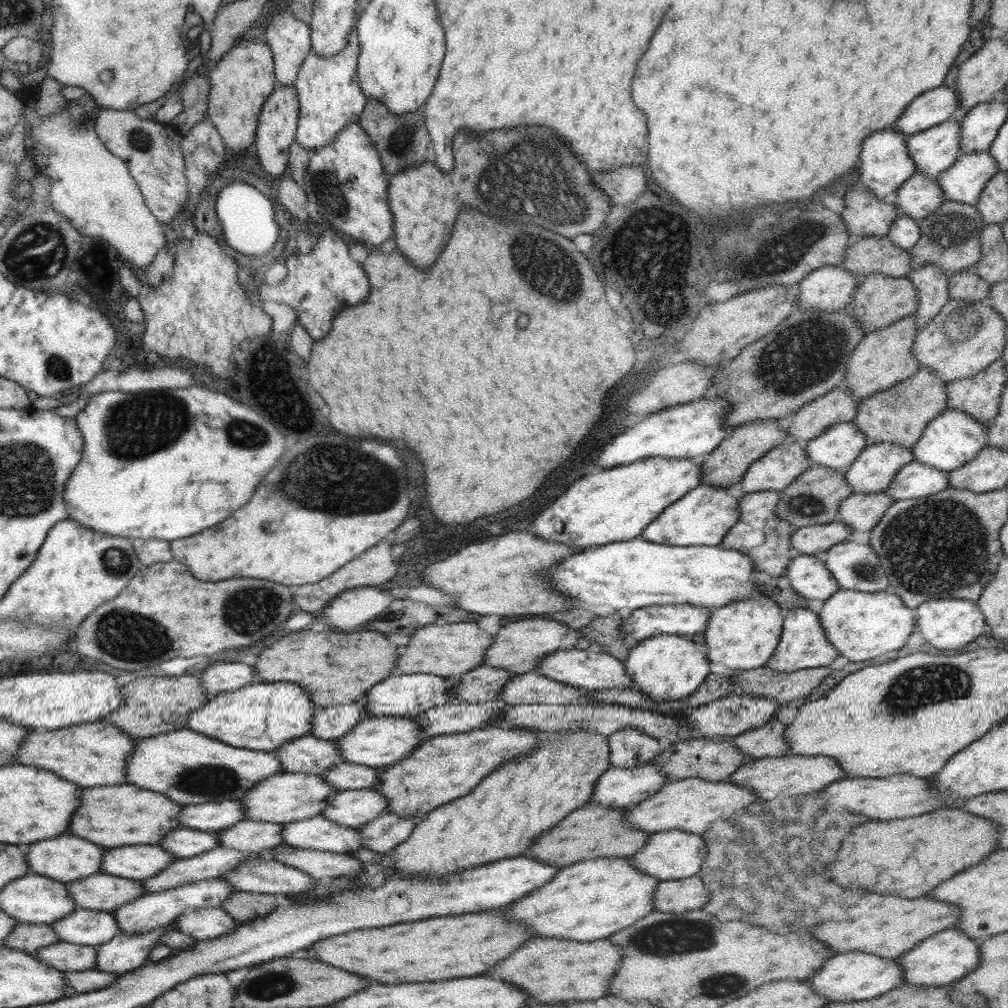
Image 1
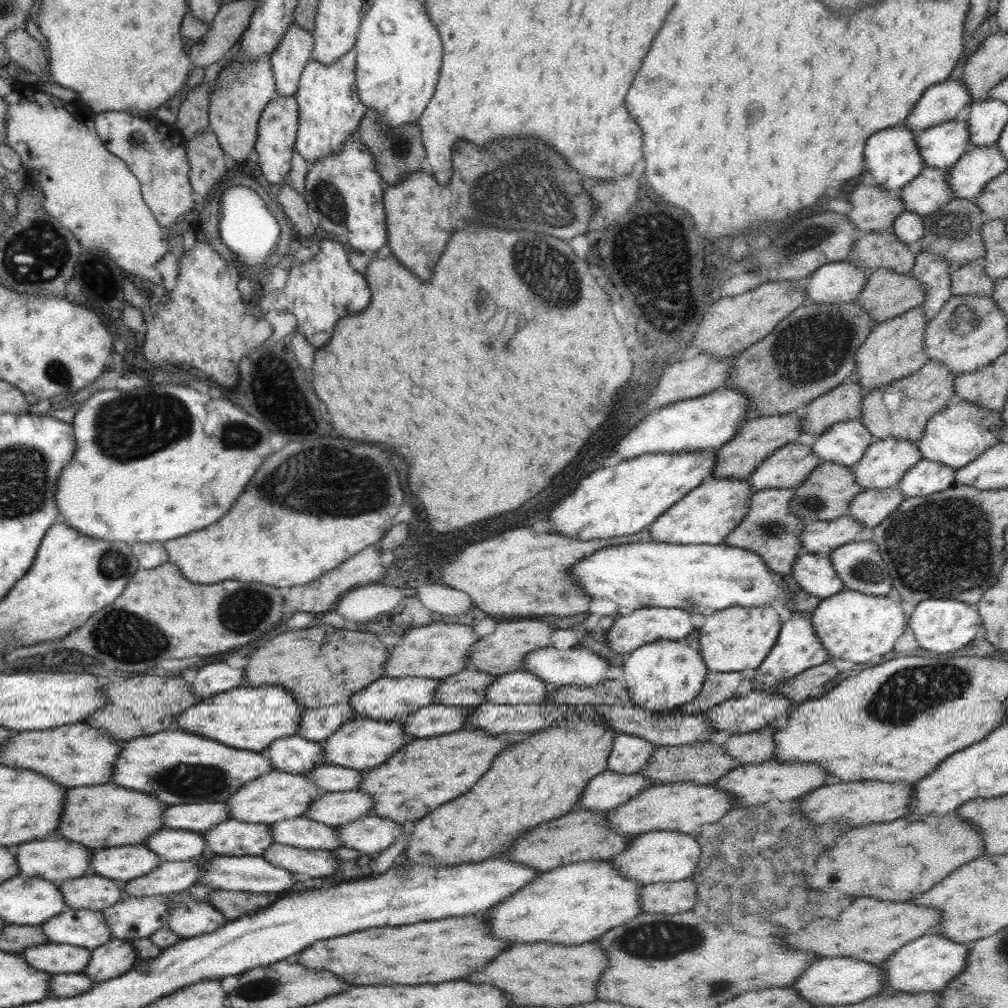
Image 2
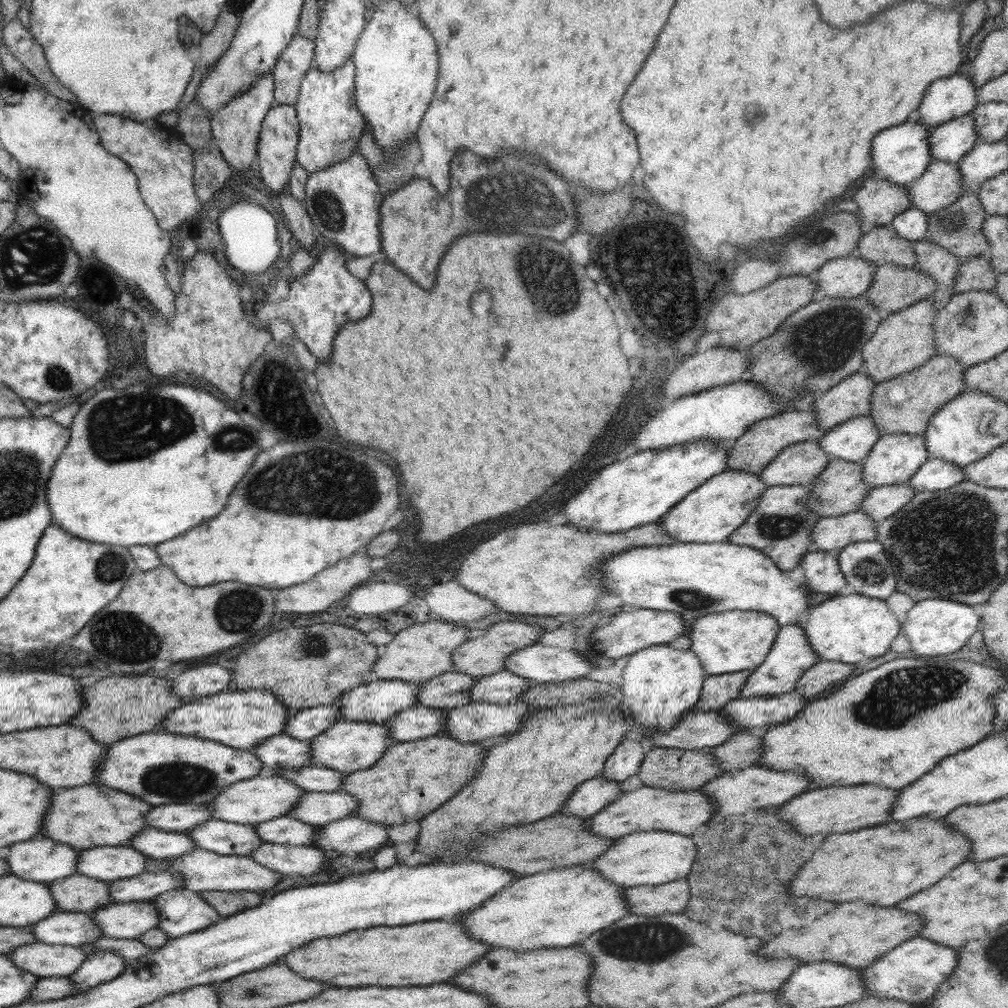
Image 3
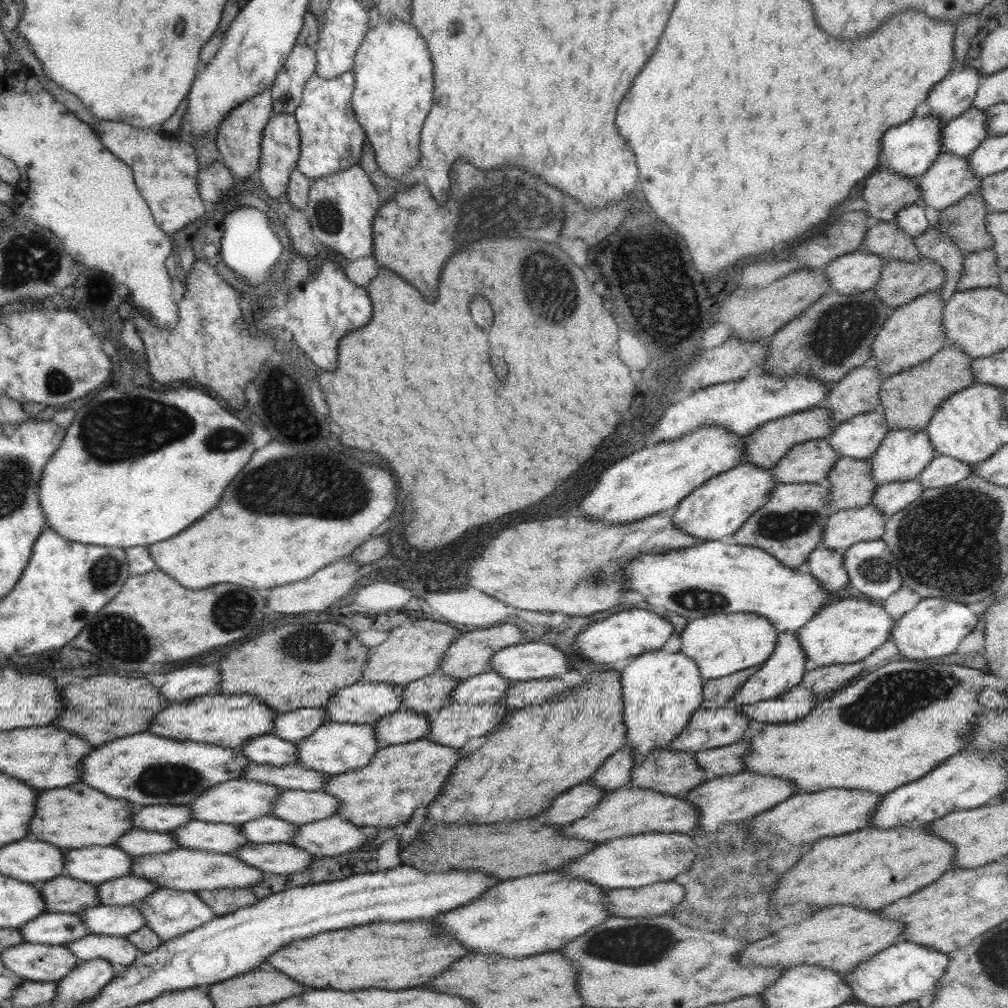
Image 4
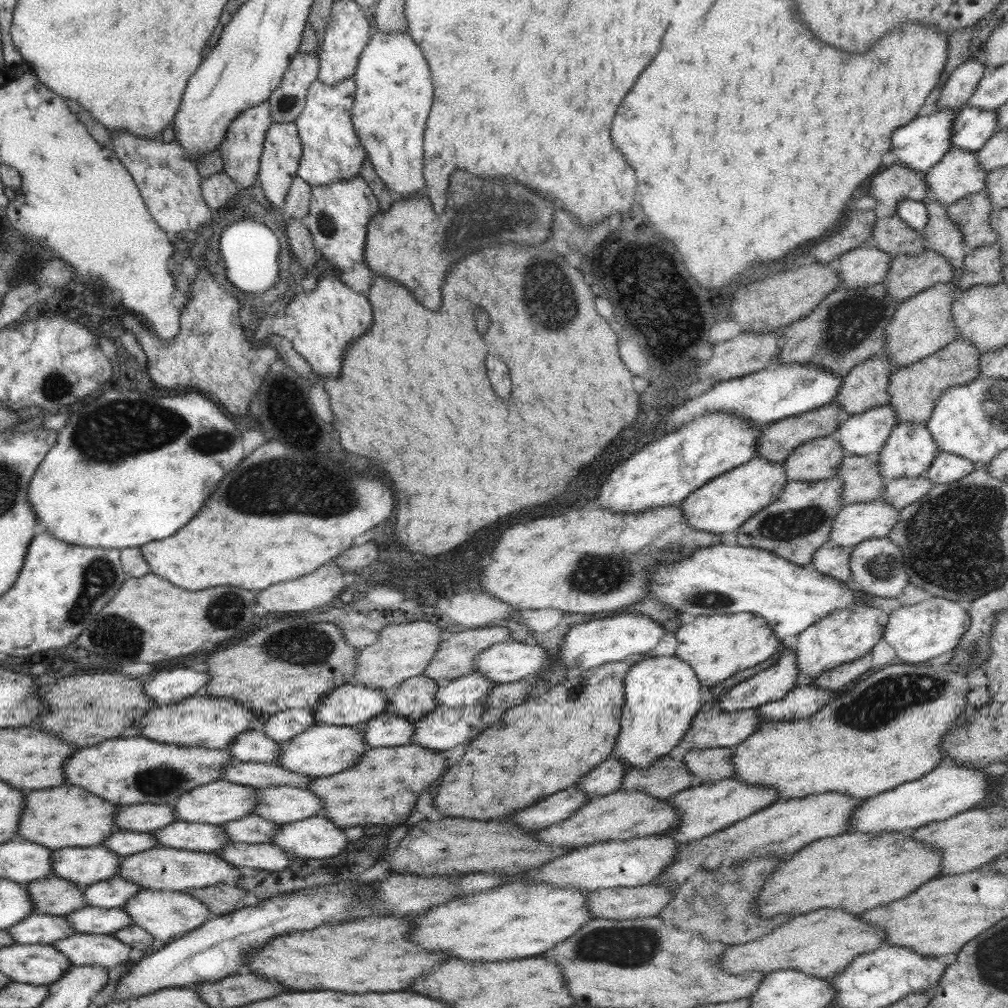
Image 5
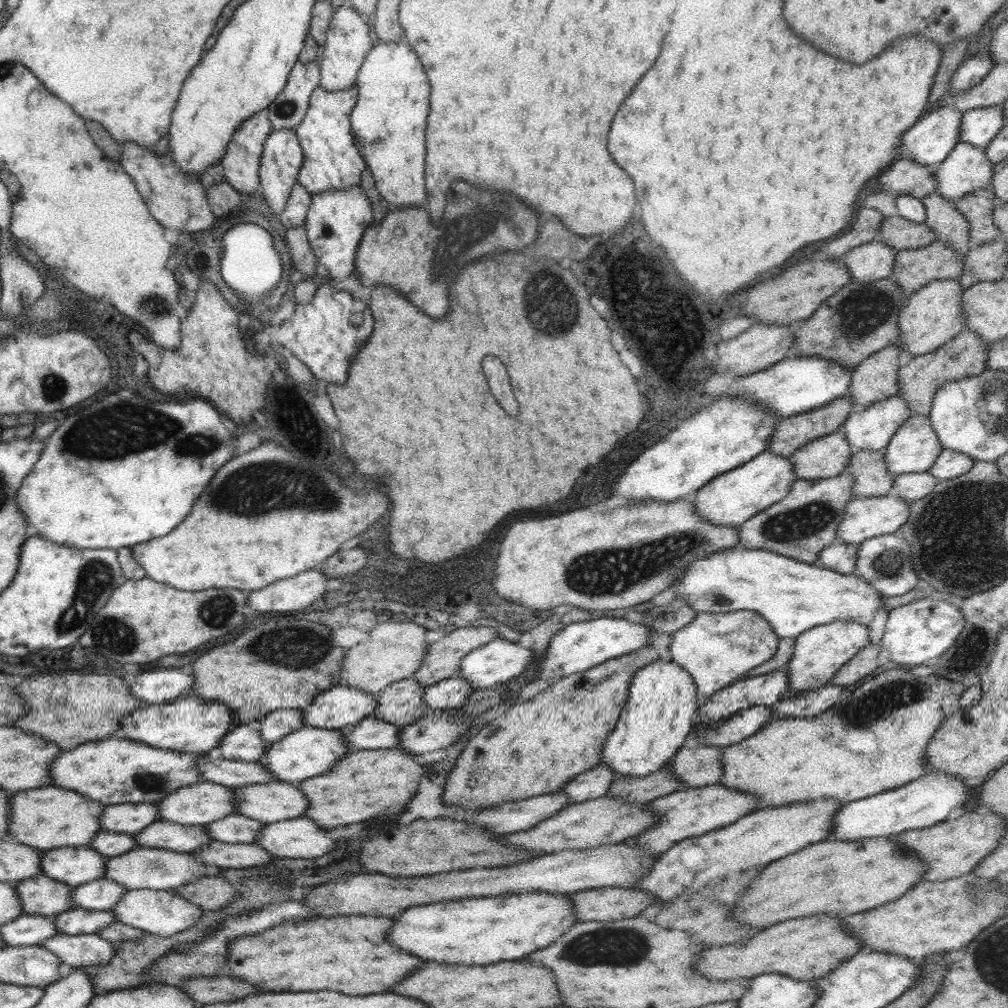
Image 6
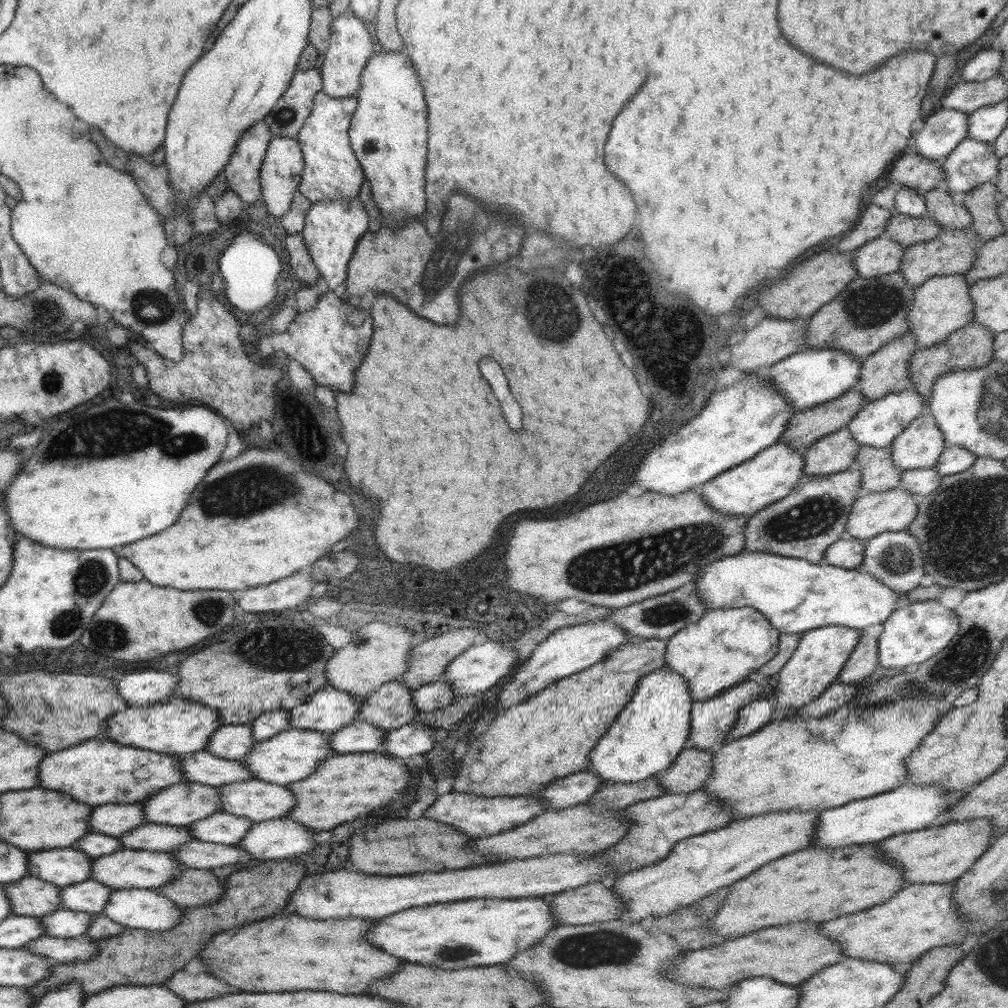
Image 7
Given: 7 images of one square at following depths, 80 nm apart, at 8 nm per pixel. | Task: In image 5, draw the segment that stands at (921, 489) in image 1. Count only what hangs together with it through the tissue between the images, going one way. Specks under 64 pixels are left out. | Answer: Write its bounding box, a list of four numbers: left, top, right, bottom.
[923,451,975,484]

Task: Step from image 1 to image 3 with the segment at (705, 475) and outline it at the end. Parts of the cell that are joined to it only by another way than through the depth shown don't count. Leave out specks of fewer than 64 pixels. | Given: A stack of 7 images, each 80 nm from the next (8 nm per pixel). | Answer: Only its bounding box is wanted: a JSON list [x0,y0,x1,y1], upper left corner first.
[727,410,824,474]

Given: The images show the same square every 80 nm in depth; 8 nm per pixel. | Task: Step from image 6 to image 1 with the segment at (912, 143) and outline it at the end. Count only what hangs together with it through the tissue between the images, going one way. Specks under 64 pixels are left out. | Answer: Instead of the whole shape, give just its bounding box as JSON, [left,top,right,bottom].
[857,129,916,204]

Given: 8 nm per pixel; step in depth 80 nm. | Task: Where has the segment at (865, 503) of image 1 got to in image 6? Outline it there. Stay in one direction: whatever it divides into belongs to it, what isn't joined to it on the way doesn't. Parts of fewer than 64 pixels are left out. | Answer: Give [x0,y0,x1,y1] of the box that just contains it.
[892,471,938,503]

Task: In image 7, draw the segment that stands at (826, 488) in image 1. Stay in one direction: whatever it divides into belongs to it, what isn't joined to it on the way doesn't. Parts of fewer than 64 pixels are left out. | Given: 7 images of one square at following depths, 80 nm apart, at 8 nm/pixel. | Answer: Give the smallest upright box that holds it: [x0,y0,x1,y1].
[853,445,903,492]

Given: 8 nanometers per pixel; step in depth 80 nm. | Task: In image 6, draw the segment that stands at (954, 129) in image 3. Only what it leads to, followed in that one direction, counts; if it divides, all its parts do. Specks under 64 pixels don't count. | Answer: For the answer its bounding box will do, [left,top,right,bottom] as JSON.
[959,106,1006,149]

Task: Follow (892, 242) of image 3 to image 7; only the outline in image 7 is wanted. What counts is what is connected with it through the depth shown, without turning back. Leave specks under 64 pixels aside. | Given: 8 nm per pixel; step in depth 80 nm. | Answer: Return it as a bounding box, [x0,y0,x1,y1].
[885,212,941,247]

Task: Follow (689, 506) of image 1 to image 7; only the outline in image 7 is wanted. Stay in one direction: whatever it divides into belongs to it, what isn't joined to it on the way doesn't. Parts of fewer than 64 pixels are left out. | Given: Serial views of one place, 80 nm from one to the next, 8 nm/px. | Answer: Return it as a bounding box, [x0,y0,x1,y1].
[700,440,804,517]

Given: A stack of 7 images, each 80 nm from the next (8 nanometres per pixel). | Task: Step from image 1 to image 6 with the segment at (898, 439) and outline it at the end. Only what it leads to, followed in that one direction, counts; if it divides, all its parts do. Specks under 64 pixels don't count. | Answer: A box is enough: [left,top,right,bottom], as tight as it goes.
[898,328,988,416]

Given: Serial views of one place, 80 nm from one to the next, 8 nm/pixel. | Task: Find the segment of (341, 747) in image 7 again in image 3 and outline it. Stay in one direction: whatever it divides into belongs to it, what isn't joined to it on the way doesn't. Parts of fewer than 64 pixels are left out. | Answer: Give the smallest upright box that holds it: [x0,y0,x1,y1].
[384,704,446,743]

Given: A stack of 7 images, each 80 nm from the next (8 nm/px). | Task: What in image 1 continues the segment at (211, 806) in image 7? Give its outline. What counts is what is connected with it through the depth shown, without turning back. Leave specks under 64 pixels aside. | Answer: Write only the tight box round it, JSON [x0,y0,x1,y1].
[239,771,337,824]

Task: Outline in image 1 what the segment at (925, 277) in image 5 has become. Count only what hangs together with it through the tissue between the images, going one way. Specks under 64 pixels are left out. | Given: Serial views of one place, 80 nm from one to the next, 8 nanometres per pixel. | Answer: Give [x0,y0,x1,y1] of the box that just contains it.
[845,273,919,333]

